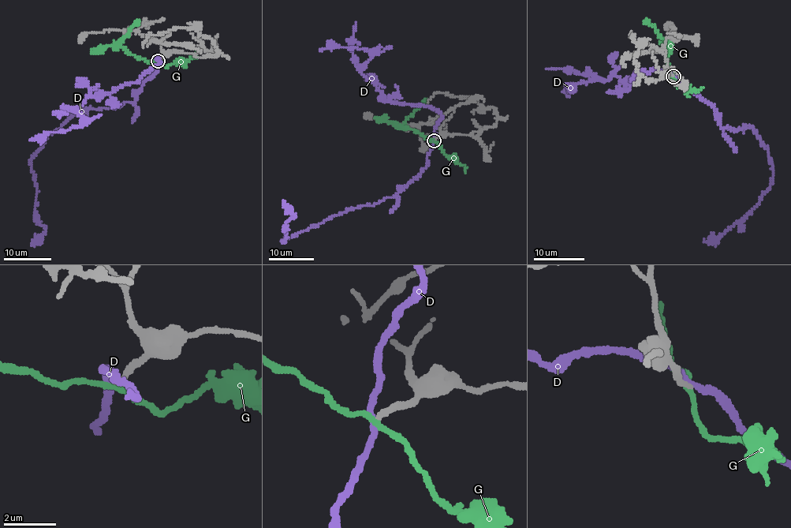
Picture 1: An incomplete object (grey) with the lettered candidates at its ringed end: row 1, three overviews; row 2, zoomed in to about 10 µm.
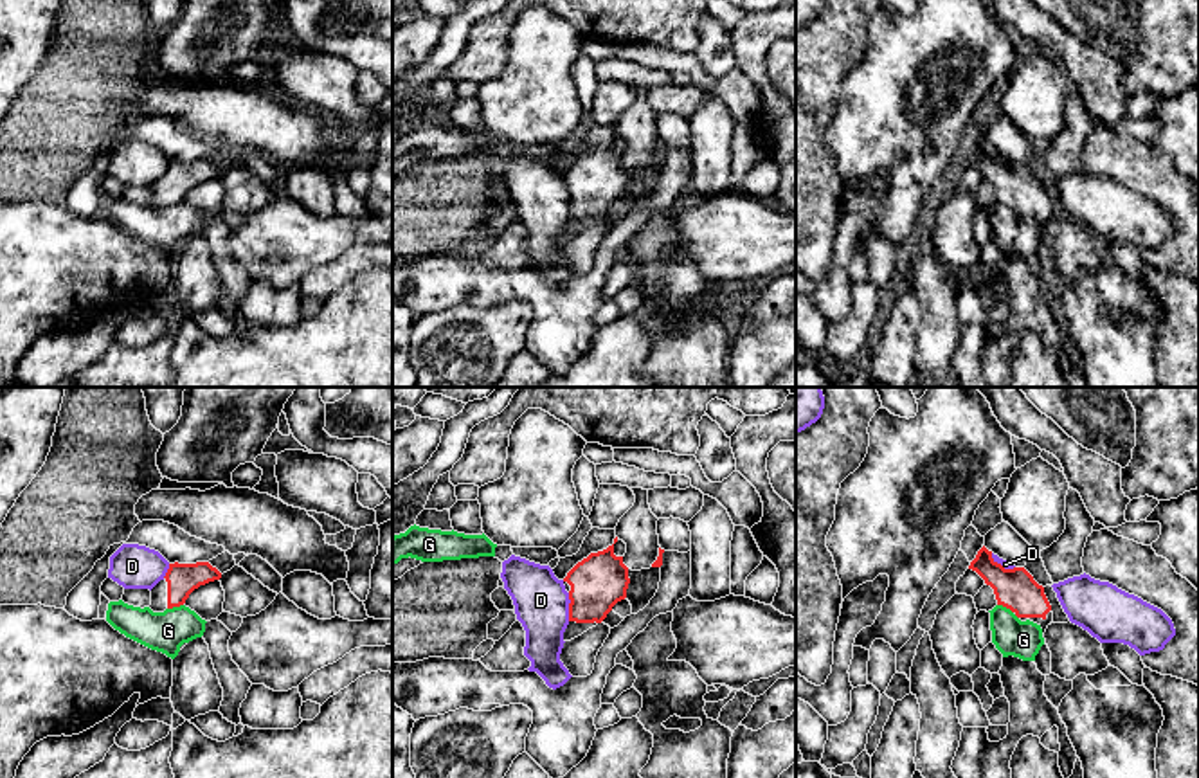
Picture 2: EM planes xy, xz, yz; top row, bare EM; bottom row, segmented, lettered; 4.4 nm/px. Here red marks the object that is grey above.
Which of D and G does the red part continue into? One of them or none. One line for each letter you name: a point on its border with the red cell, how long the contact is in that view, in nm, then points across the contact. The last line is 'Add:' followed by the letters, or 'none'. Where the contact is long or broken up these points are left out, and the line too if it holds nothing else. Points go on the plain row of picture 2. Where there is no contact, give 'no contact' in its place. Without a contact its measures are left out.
Add: none

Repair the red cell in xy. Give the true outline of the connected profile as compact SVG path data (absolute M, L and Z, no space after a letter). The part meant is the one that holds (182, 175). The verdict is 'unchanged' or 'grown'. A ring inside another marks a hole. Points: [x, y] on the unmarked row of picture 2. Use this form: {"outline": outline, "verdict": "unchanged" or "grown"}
{"outline": "M209 158L169 160L166 173L151 185L153 209L180 204L189 191L209 178L220 176L221 169Z", "verdict": "grown"}

